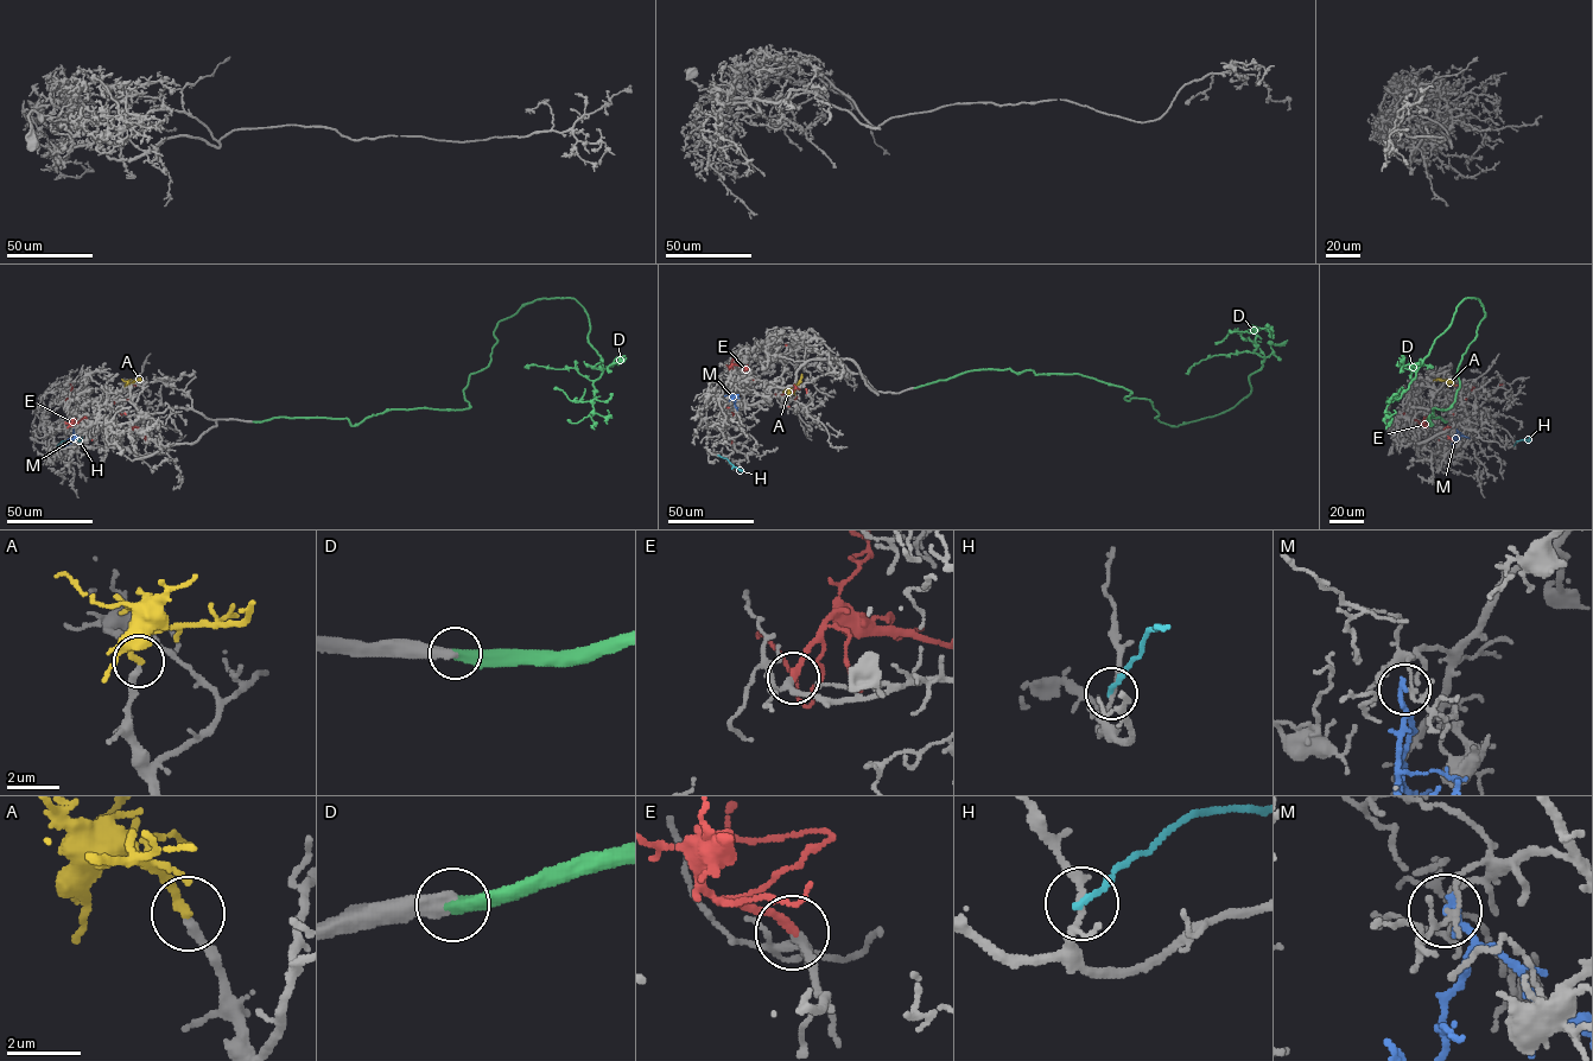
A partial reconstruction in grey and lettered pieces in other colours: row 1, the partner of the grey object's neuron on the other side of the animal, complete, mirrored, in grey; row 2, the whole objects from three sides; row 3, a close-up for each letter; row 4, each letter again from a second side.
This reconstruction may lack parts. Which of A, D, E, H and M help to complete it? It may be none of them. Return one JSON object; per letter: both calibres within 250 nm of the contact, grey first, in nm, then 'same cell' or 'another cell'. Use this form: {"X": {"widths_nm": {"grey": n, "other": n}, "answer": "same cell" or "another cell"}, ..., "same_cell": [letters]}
{"A": {"widths_nm": {"grey": 240, "other": 260}, "answer": "same cell"}, "D": {"widths_nm": {"grey": 480, "other": 440}, "answer": "same cell"}, "E": {"widths_nm": {"grey": 170, "other": 240}, "answer": "another cell"}, "H": {"widths_nm": {"grey": 150, "other": 170}, "answer": "another cell"}, "M": {"widths_nm": {"grey": 90, "other": 180}, "answer": "another cell"}, "same_cell": ["A", "D"]}

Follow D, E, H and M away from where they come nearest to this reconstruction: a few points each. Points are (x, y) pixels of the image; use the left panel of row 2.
D: (253, 421), (468, 408), (497, 323), (573, 298), (602, 375), (591, 400), (554, 388)
E: (67, 427), (84, 417), (70, 383)
H: (57, 445), (82, 437)
M: (74, 430), (70, 443), (63, 446)

